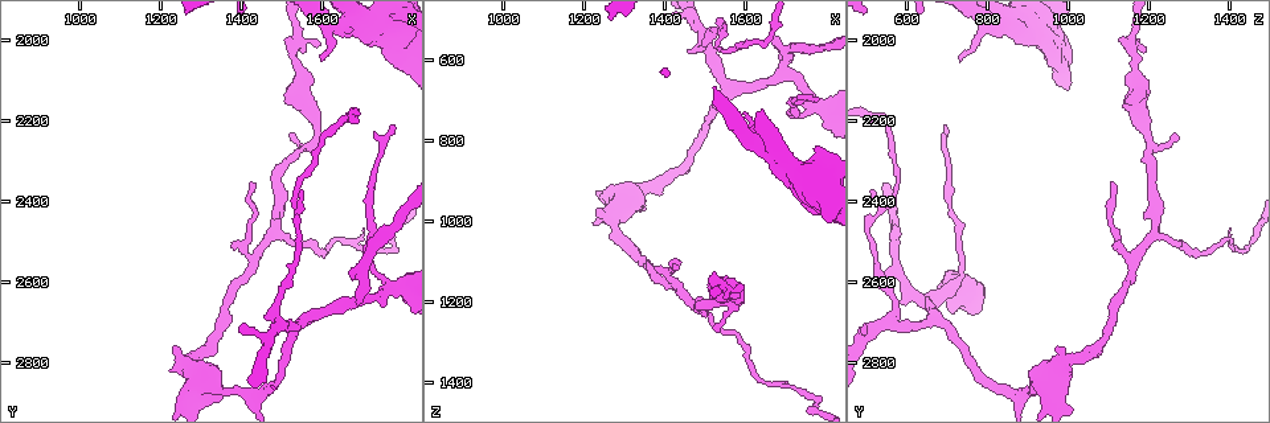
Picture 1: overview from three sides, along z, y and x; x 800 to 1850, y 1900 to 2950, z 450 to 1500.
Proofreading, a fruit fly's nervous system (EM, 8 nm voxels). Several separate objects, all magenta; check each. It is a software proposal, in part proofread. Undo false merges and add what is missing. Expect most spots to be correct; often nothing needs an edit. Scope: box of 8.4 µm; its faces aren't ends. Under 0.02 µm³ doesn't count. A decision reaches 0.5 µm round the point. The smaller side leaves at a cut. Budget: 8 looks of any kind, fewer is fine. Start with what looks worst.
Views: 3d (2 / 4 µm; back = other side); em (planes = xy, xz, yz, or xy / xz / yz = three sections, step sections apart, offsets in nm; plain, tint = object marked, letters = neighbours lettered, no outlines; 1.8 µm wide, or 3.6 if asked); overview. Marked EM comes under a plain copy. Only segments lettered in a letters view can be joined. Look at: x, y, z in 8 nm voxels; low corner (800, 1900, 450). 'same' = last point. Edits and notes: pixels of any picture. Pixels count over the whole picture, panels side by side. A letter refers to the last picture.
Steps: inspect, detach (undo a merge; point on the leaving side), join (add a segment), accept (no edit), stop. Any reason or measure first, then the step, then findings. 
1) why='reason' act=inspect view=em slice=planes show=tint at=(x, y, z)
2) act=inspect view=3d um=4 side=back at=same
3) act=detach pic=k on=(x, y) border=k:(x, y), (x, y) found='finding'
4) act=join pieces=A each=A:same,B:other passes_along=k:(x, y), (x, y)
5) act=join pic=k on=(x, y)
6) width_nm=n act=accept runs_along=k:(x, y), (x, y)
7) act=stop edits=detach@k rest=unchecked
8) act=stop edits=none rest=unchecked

why='long arm stops here' act=inspect view=em slice=xy step=16 show=letters at=(1775, 2205, 690)

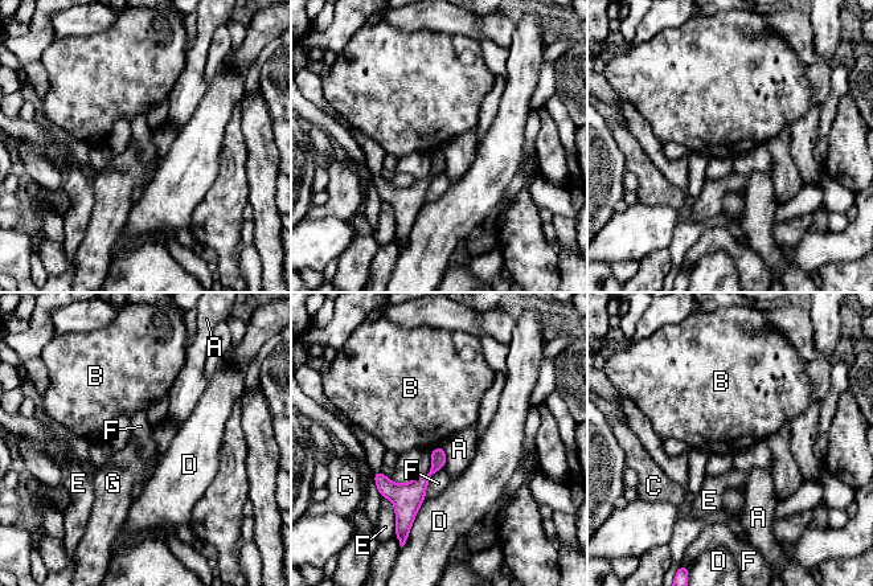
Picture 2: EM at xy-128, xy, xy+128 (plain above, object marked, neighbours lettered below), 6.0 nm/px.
why='cut it another way' act=inspect view=em slice=planes show=letters at=same

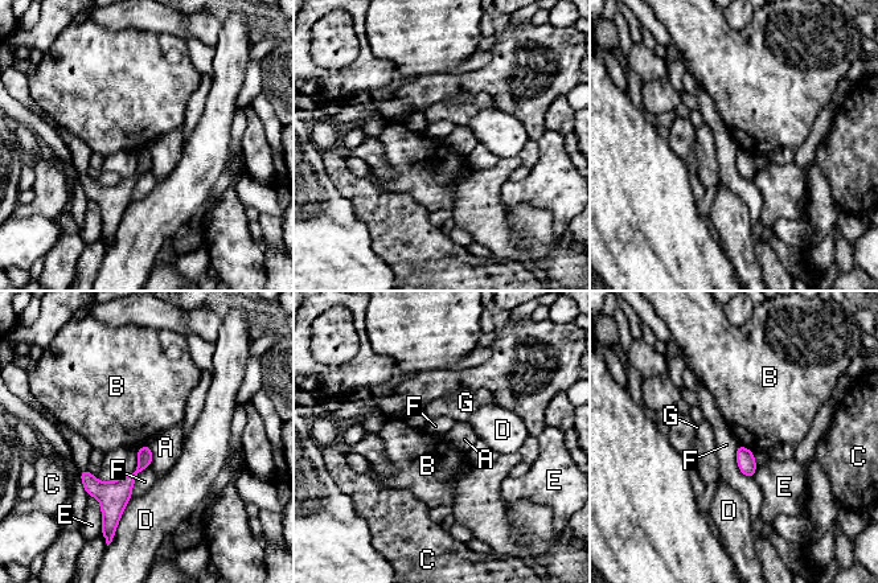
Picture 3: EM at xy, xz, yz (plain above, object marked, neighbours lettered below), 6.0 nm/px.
act=accept each=A:other,B:other,C:other,D:other,E:other,F:other,G:other border=3:(739, 444), (753, 454) found='no lettered segment goes on from it'

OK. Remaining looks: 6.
why='tapers out' act=inspect view=3d um=4 at=(1590, 2015, 1160)

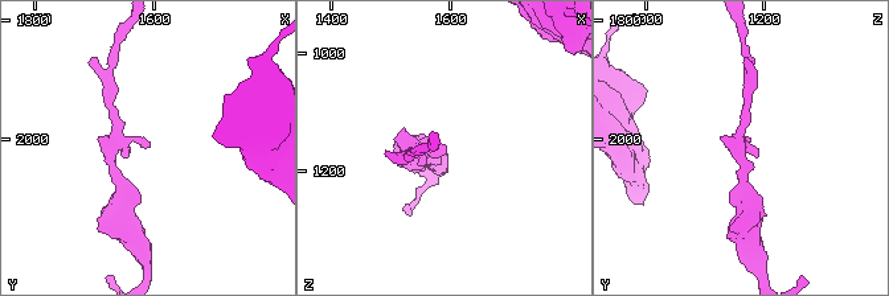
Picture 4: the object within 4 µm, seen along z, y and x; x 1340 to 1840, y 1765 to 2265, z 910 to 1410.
why='need the tissue' act=inspect view=em slice=planes show=letters at=(1590, 2015, 1160)

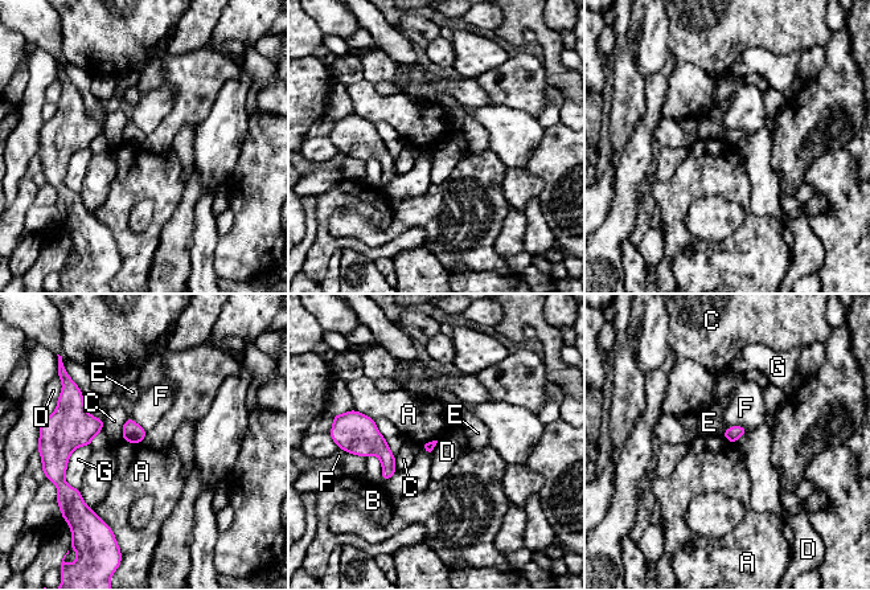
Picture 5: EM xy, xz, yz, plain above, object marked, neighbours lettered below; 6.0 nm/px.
longest_contact=G:300nm act=accept each=A:other,B:other,C:other,D:other,E:other,F:other,G:other border=5:(749, 429), (733, 442) found='no lettered segment goes on from it'

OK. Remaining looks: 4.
act=inspect view=3d um=4 at=(1785, 1975, 930)

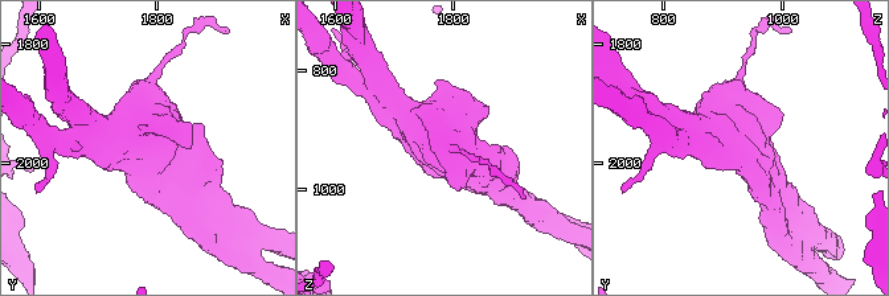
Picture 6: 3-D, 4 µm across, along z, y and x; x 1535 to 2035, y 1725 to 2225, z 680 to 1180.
why='shape alone is not enough' act=inspect view=em um=3.6 slice=yz step=4 show=tint at=(1795, 1965, 930)

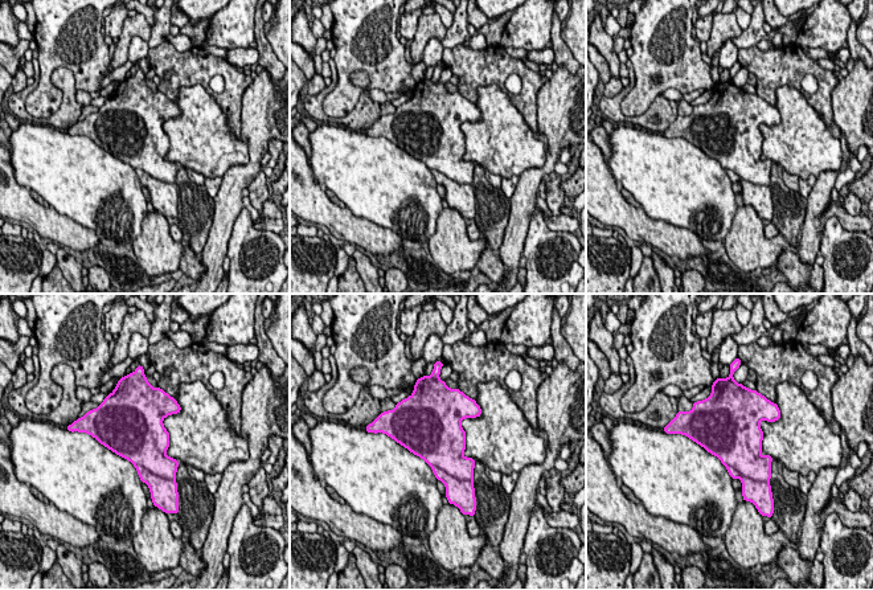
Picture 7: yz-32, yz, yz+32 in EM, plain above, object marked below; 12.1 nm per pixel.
act=inspect view=em um=3.6 slice=planes show=letters at=same

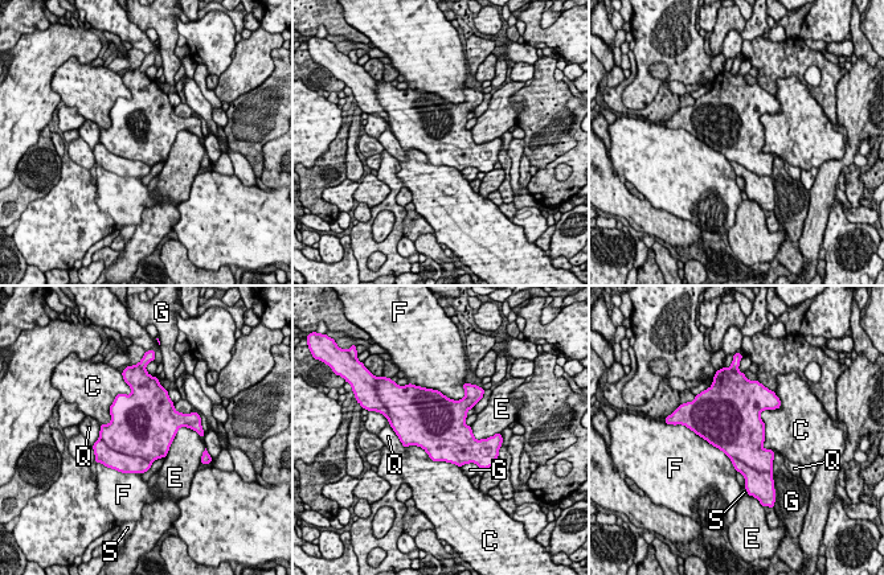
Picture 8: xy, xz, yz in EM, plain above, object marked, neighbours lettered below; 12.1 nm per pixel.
width_nm=700 act=detach pic=8 on=(109, 458) each=C:other,E:other,F:other,G:other,Q:other,S:other border=8:(99, 438), (119, 452), (151, 463) found='two cells meet here'

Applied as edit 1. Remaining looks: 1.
act=stop edits=detach@8 rest=unchecked

